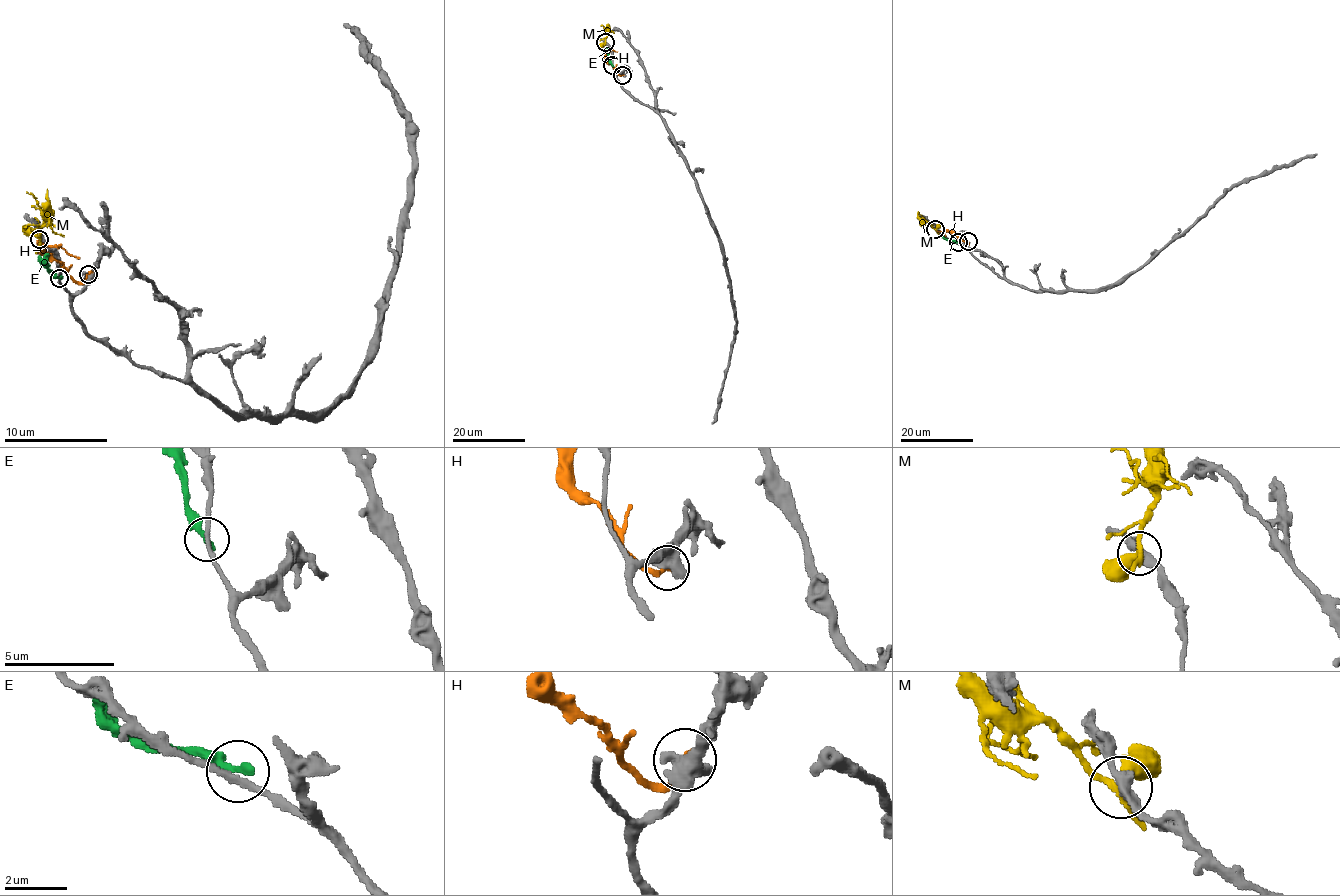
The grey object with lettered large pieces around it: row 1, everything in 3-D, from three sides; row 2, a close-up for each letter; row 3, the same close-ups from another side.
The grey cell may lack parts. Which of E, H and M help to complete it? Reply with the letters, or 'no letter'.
no letter

